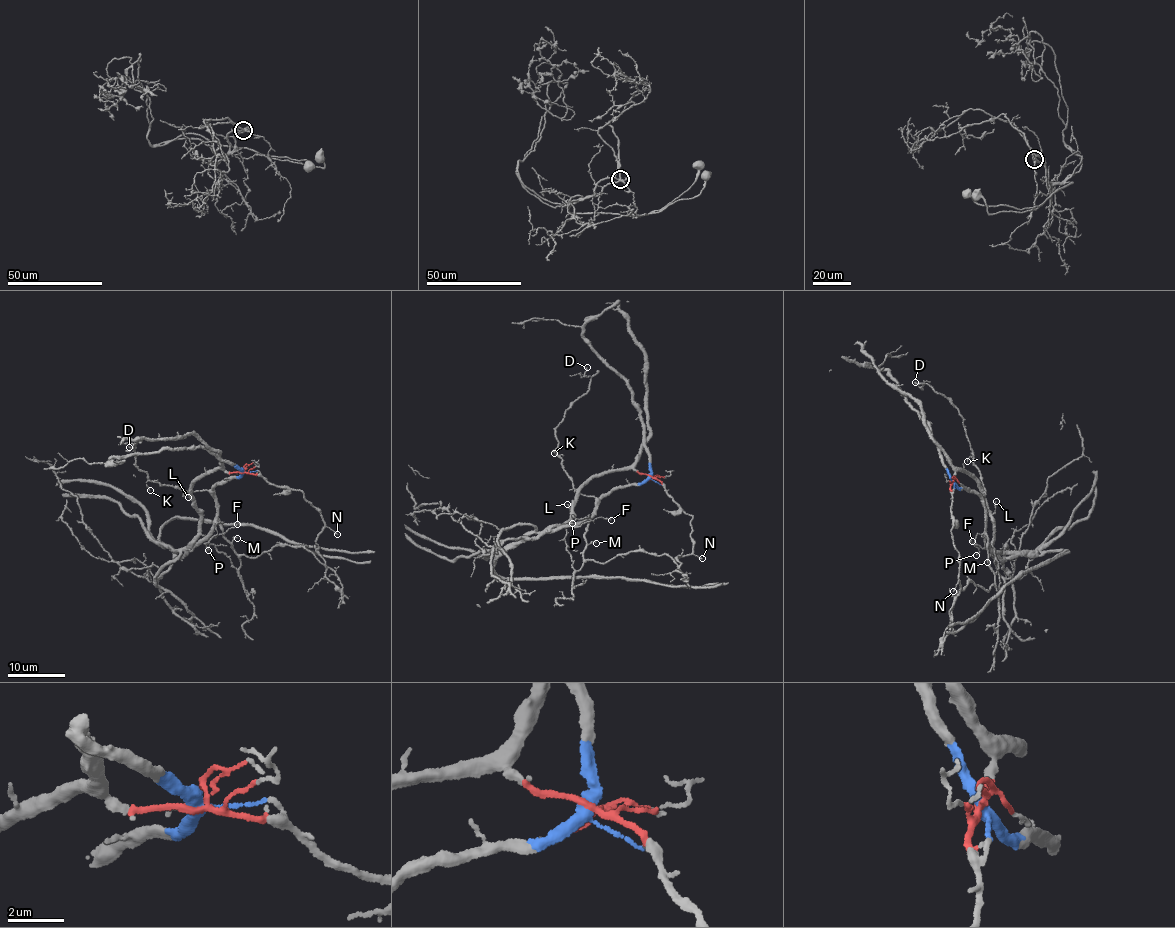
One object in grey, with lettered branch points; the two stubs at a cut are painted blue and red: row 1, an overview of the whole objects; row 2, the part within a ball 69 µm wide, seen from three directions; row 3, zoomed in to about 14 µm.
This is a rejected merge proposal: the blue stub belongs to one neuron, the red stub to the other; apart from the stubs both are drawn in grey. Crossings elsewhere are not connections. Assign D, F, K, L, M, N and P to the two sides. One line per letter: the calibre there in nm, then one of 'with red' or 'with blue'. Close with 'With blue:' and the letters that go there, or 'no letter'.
D: 140 nm | with blue
F: 90 nm | with blue
K: 90 nm | with blue
L: 110 nm | with red
M: 110 nm | with blue
N: 140 nm | with red
P: 100 nm | with blue
With blue: D, F, K, M, P

